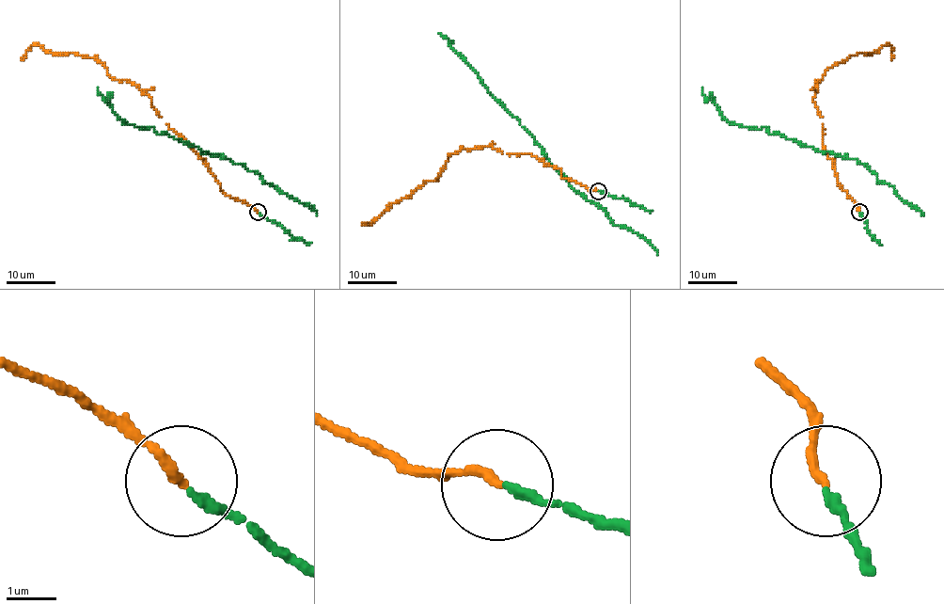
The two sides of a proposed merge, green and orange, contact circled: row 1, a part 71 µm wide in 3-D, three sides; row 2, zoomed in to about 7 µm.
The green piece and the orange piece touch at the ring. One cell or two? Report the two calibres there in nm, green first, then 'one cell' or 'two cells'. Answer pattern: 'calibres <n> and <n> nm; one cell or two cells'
calibres 180 and 200 nm; one cell

